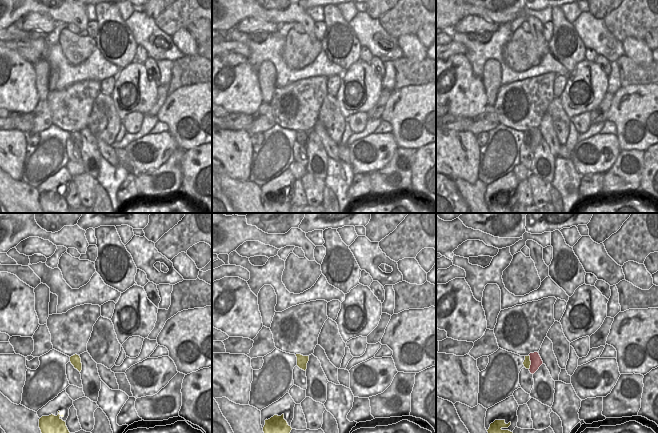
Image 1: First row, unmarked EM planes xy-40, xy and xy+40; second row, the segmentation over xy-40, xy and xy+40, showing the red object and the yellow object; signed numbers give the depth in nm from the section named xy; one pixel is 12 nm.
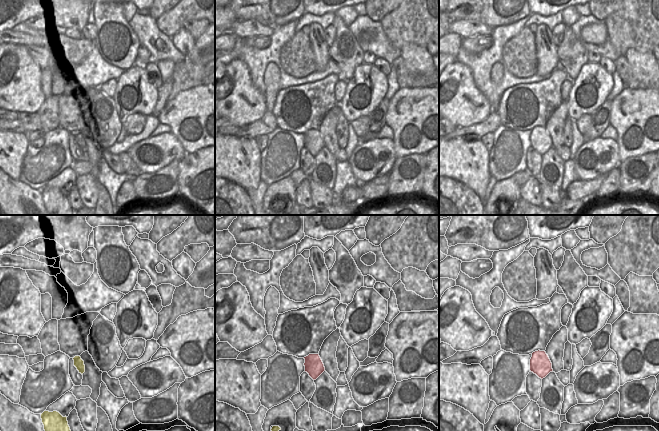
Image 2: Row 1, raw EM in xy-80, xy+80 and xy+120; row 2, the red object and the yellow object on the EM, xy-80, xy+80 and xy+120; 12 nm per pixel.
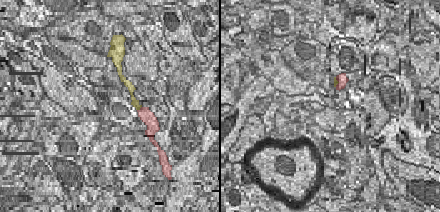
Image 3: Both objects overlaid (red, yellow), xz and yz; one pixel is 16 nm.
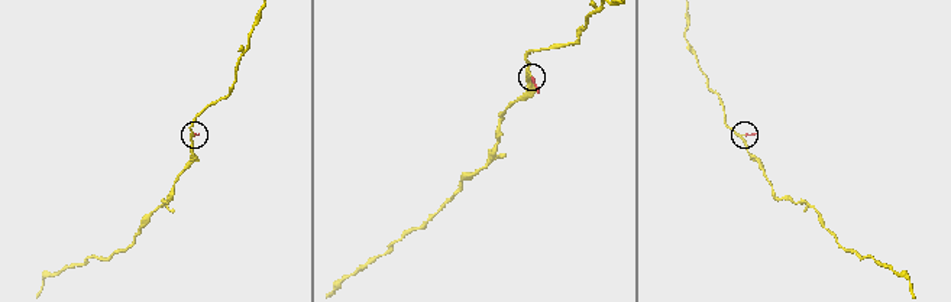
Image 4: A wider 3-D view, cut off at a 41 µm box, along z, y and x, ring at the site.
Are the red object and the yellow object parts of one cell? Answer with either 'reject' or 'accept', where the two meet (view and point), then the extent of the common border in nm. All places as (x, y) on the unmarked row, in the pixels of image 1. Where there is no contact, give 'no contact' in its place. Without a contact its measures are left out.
accept; contact xy+40 (531, 138); length 180 nm

